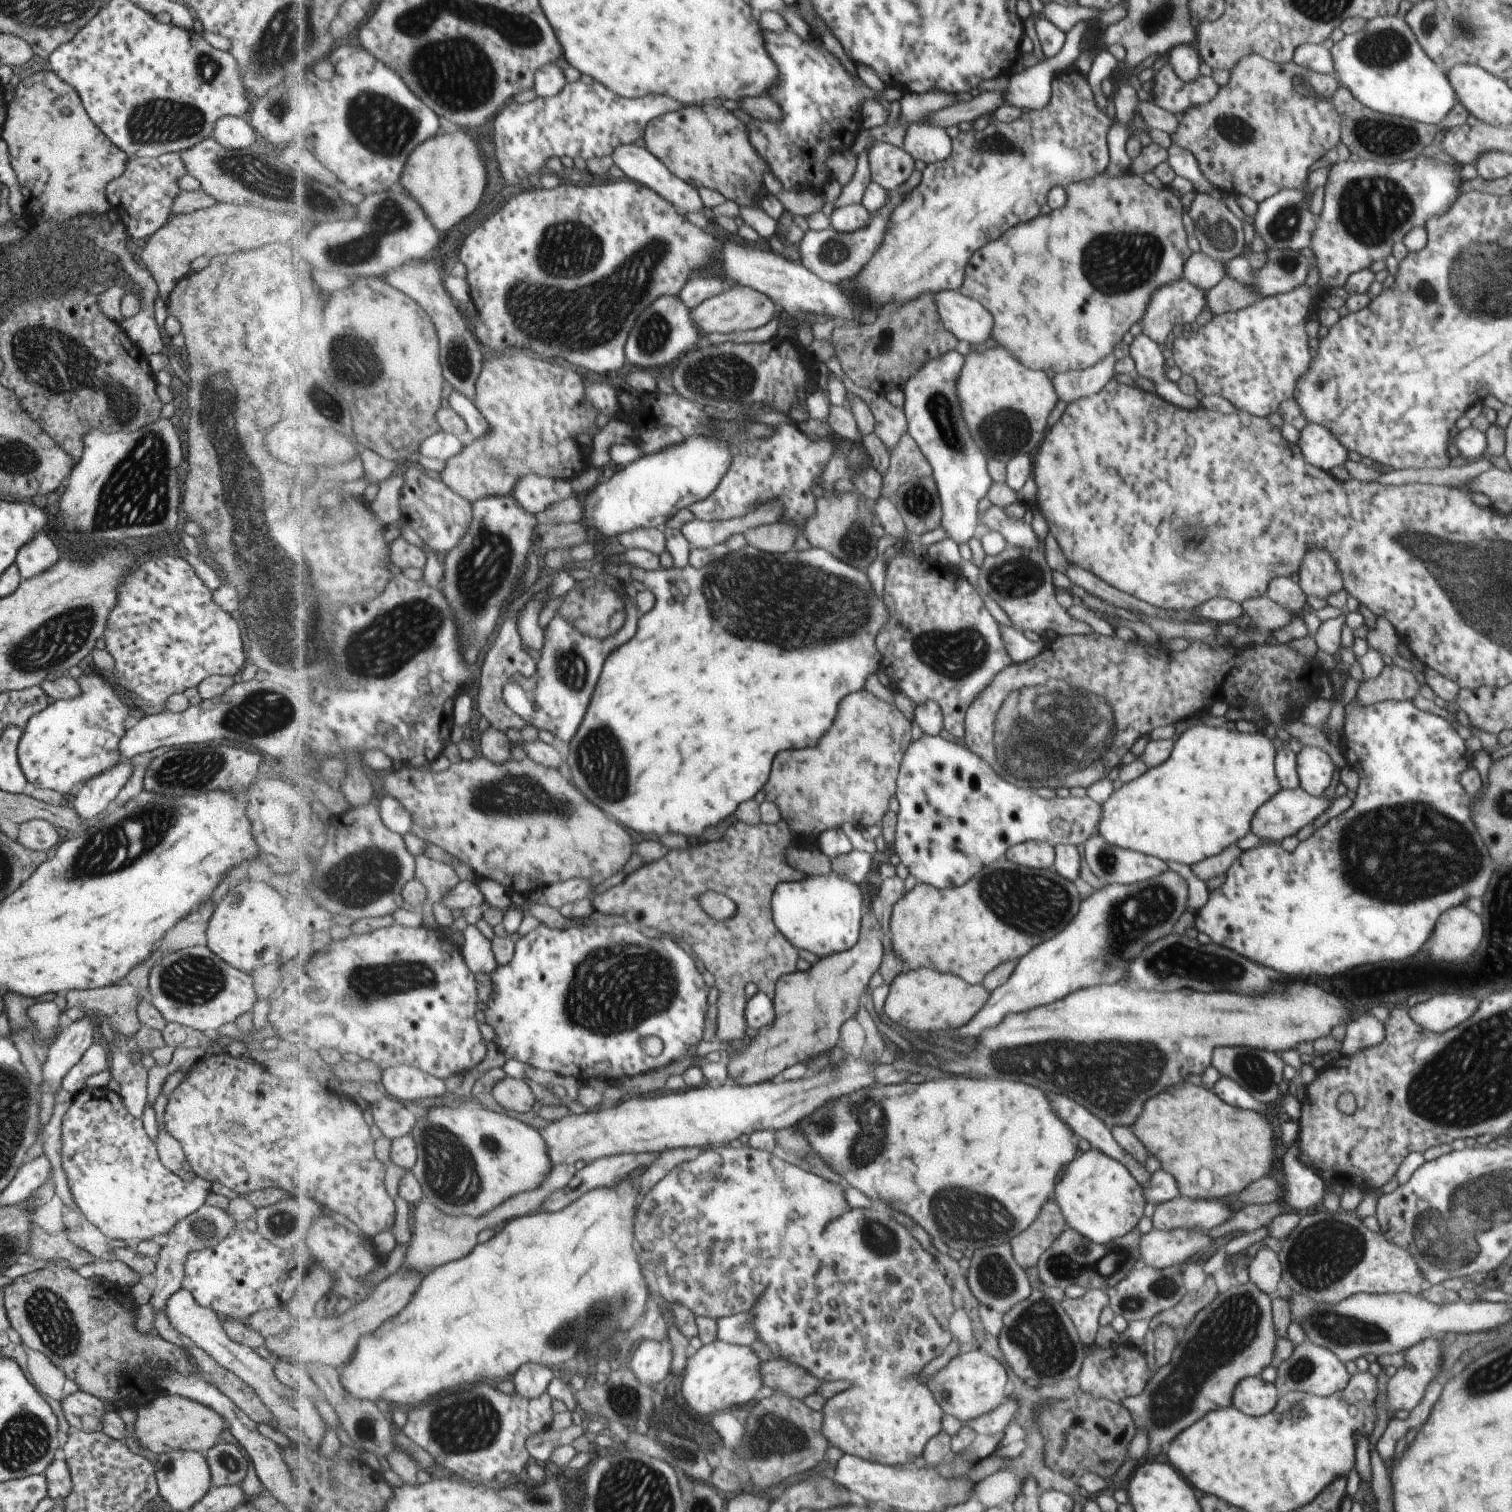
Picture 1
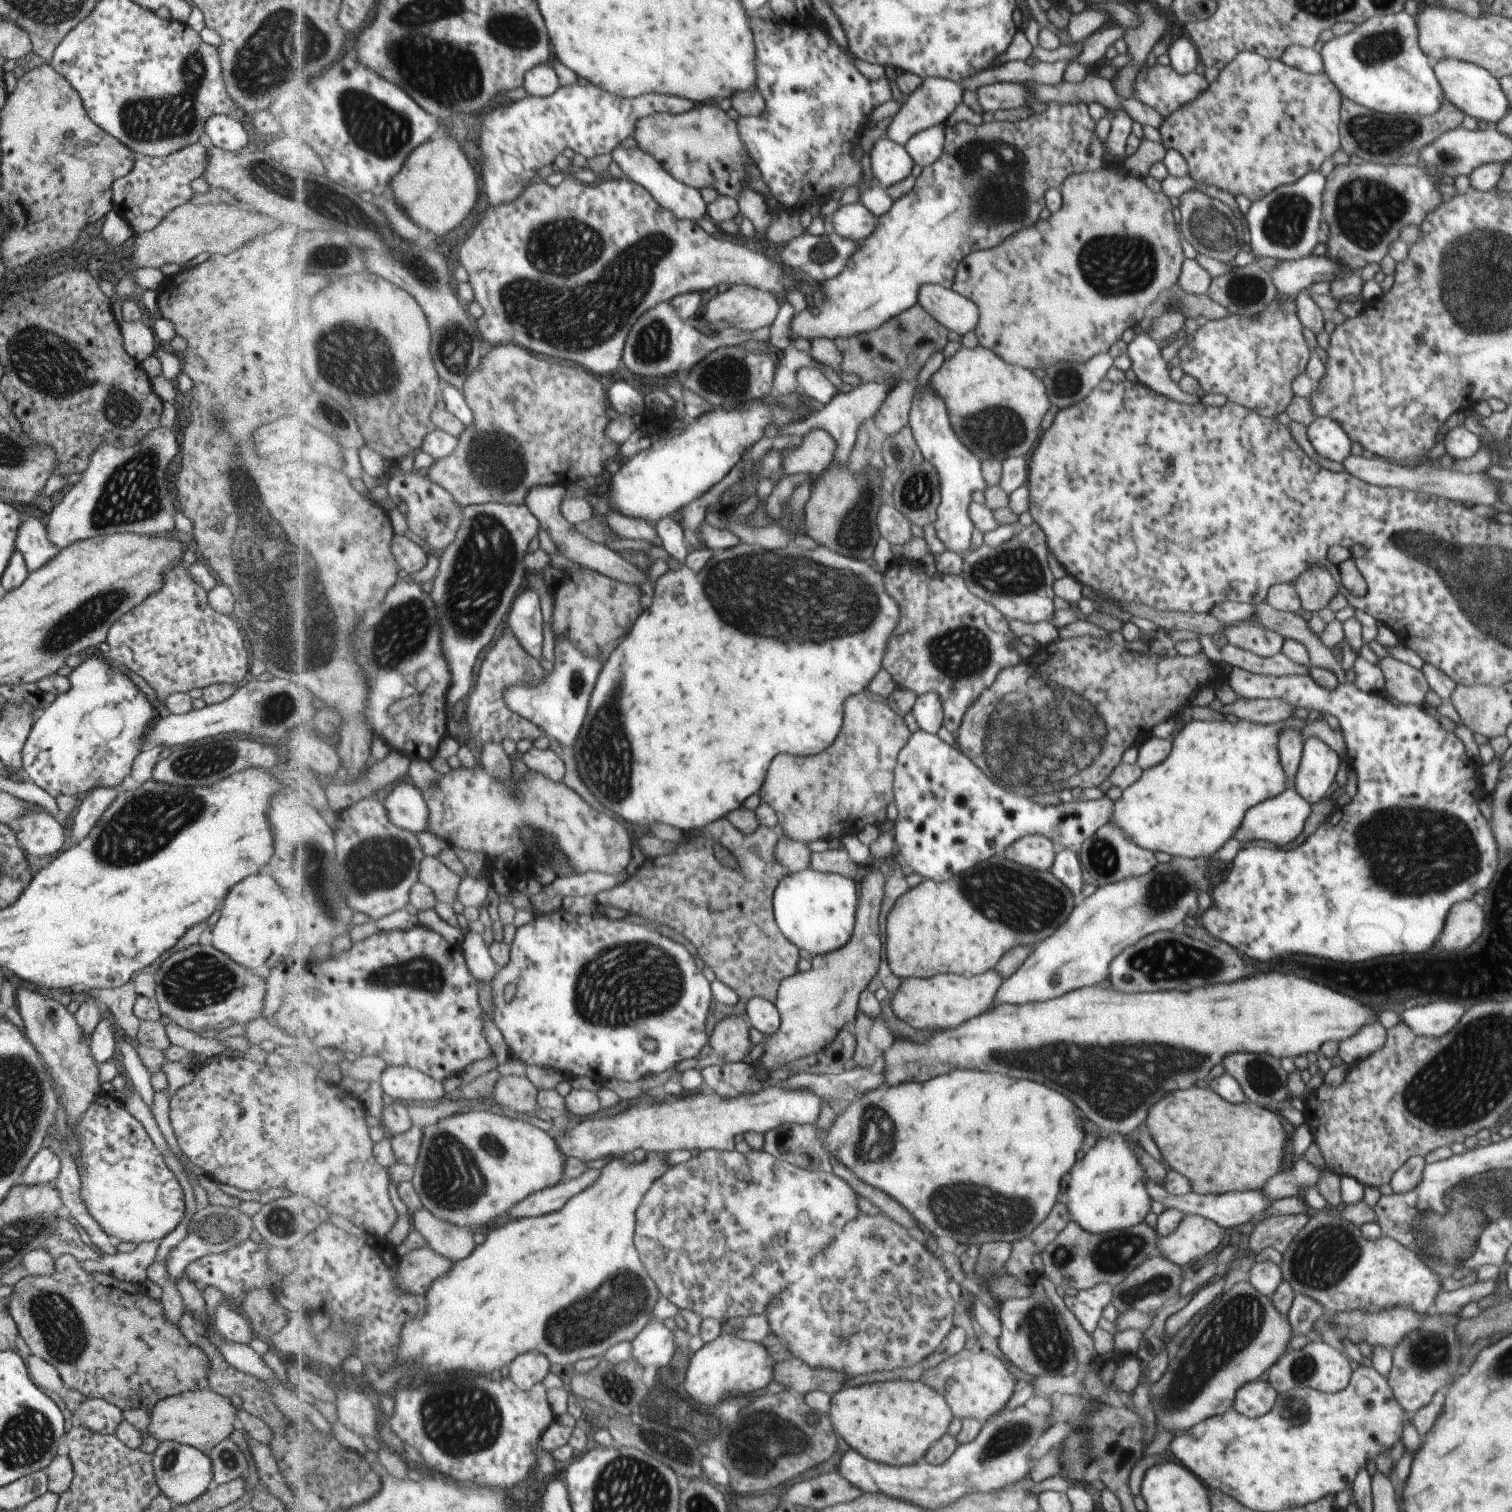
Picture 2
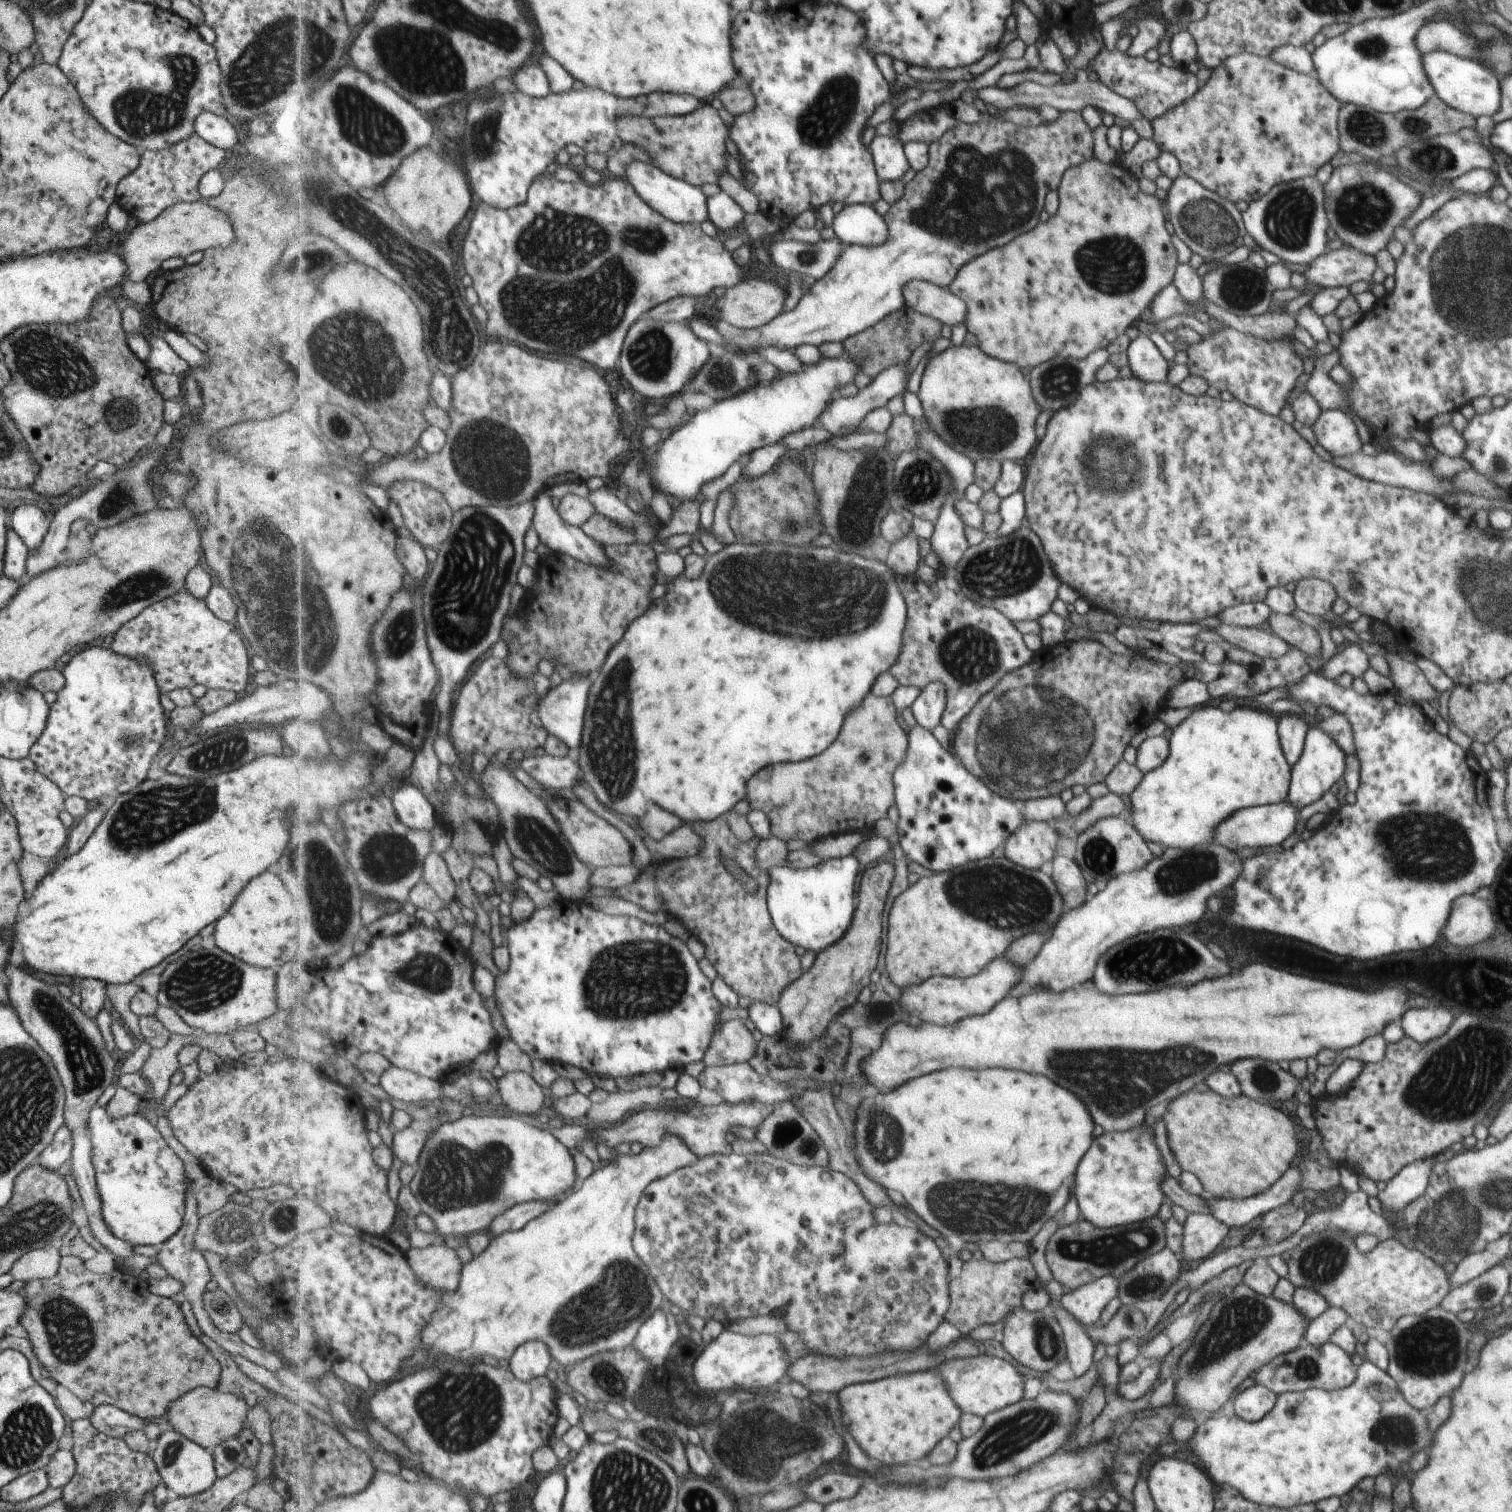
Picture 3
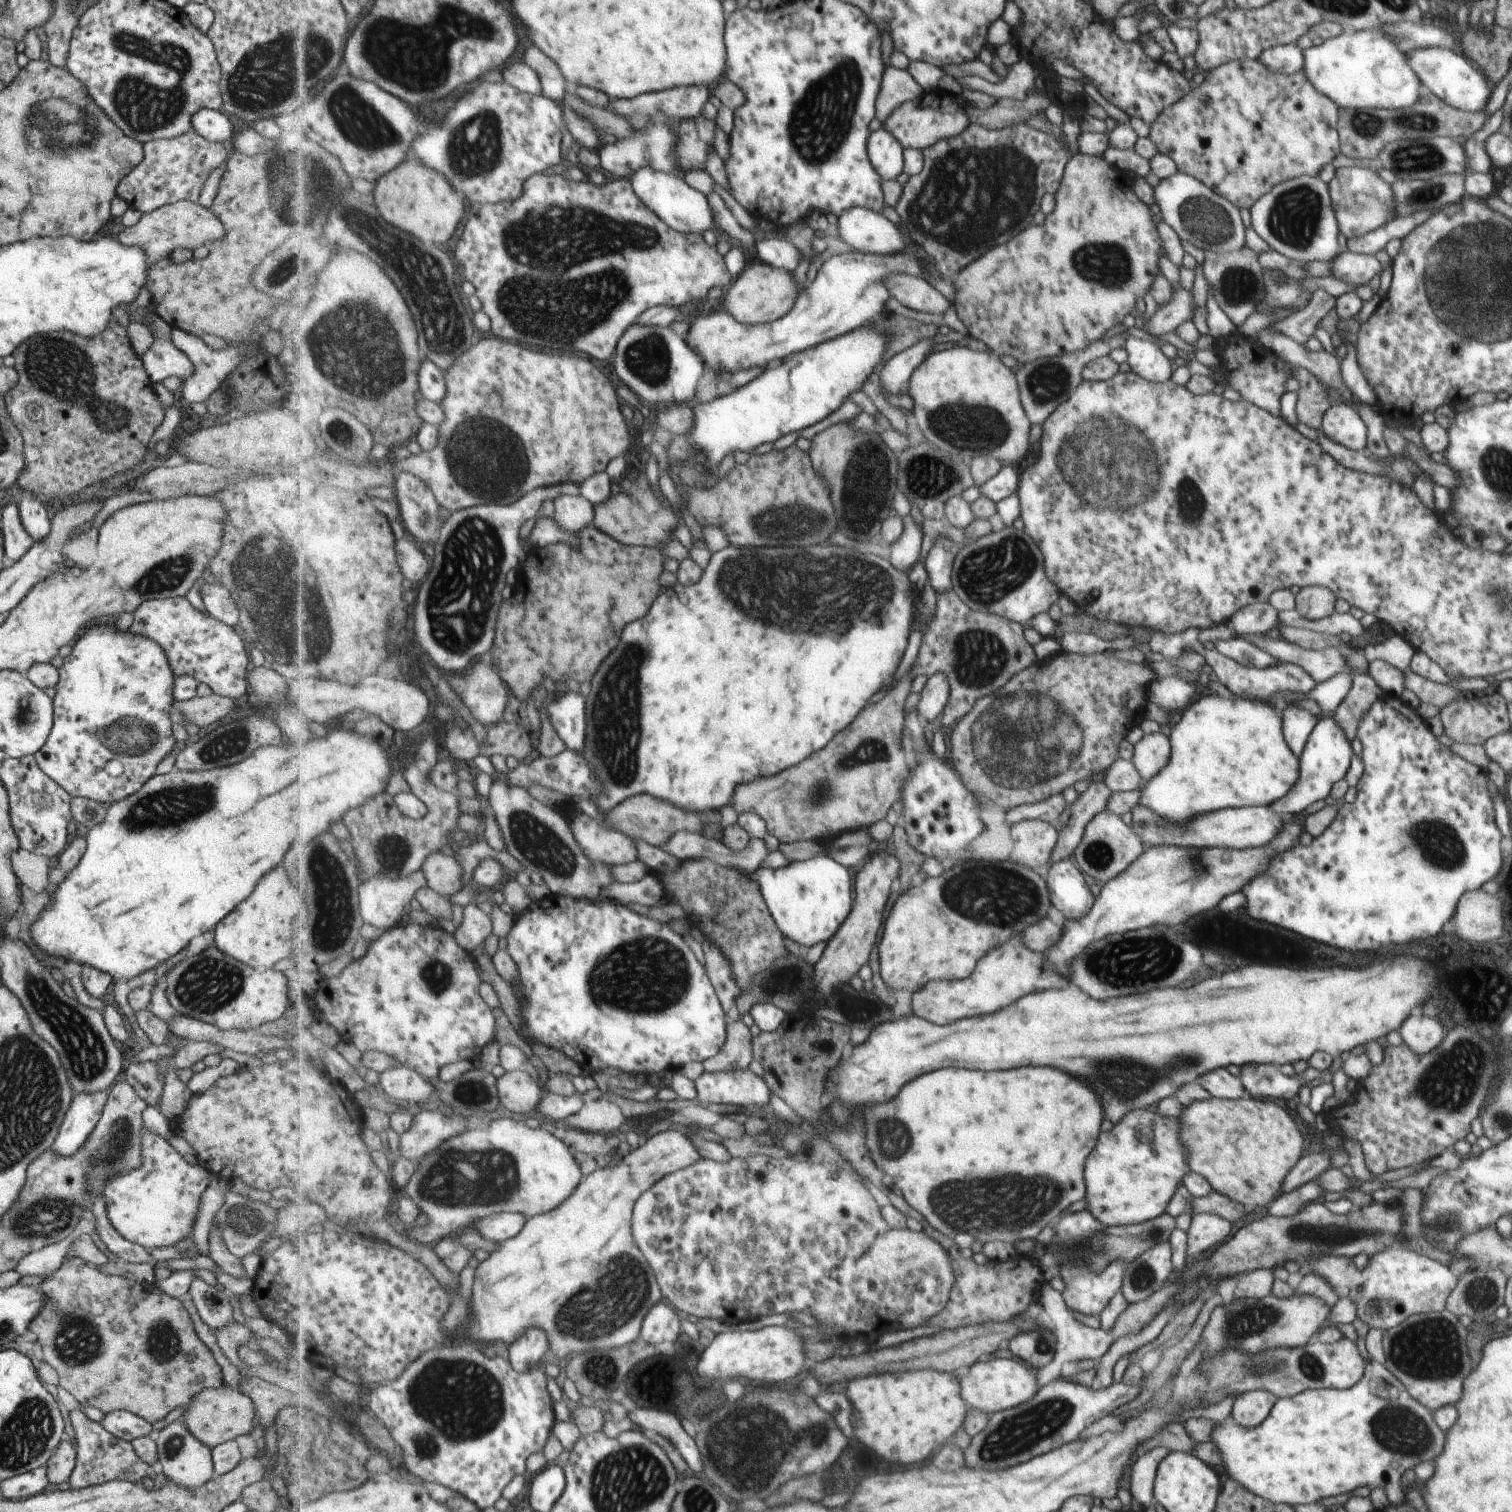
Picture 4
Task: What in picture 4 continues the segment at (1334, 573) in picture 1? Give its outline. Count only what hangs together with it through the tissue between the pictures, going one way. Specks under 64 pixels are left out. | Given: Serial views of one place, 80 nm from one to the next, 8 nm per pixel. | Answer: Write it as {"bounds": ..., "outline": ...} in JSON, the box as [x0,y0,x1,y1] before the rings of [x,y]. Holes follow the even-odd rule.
{"bounds":[1294,587,1333,620],"outline":[[[1301,587],[1294,595],[1294,608],[1303,618],[1317,620],[1330,617],[1333,612],[1333,593],[1327,587]]]}

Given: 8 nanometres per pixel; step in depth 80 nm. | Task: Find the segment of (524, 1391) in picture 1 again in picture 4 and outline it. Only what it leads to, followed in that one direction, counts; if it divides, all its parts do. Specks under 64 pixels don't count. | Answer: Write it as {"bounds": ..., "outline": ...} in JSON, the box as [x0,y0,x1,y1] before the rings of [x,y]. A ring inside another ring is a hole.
{"bounds":[508,1328,550,1371],"outline":[[[527,1328],[525,1336],[514,1340],[509,1346],[508,1358],[519,1371],[528,1371],[533,1367],[543,1366],[545,1352],[550,1348],[546,1330]]]}

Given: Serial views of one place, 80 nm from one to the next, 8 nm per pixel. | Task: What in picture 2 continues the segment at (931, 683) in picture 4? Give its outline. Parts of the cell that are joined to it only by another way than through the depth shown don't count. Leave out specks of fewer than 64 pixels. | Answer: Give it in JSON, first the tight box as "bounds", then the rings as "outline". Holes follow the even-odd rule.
{"bounds":[911,691,944,735],"outline":[[[935,691],[921,695],[911,710],[919,728],[936,735],[944,726],[944,704]]]}

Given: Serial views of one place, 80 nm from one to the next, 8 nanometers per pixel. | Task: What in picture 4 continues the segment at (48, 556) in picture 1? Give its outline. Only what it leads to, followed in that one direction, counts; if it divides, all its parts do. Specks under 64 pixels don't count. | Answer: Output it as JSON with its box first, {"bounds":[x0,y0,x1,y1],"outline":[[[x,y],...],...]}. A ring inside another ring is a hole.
{"bounds":[16,490,51,542],"outline":[[[23,490],[16,507],[23,528],[34,542],[38,542],[50,532],[51,525],[45,506],[37,498],[33,498],[31,492]]]}

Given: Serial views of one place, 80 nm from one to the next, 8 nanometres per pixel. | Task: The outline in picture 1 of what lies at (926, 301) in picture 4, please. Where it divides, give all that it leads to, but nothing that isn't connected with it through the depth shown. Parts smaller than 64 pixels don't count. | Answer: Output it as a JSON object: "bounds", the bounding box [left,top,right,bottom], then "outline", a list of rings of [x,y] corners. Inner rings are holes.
{"bounds":[934,289,993,344],"outline":[[[943,289],[935,292],[934,305],[943,326],[958,340],[979,344],[993,336],[993,316],[975,299]]]}

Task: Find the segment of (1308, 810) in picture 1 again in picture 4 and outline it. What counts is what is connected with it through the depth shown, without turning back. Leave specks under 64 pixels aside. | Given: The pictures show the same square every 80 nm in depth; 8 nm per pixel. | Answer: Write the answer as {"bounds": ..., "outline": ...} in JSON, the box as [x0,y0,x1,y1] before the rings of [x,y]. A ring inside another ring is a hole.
{"bounds":[1130,805,1283,849],"outline":[[[1137,805],[1131,810],[1132,821],[1130,829],[1142,842],[1145,849],[1159,847],[1181,848],[1213,848],[1246,849],[1261,846],[1274,837],[1280,829],[1283,815],[1271,812],[1262,806],[1258,807],[1227,807],[1210,813],[1194,814],[1192,819],[1179,822],[1166,821],[1155,811],[1143,805]]]}

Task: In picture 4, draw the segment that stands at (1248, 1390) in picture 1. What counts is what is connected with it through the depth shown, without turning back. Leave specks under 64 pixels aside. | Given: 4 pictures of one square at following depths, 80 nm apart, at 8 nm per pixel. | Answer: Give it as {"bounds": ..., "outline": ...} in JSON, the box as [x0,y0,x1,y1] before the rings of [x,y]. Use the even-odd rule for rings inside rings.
{"bounds":[1231,1391,1275,1428],"outline":[[[1247,1391],[1232,1402],[1231,1418],[1242,1427],[1251,1428],[1261,1425],[1270,1414],[1275,1402],[1270,1391]]]}

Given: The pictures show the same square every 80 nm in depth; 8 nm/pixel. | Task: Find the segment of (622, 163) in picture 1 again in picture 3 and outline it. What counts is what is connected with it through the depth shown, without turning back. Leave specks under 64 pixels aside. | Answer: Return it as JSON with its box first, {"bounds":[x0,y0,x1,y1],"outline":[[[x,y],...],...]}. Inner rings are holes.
{"bounds":[627,161,709,225],"outline":[[[641,161],[628,163],[627,174],[643,200],[650,203],[664,217],[681,224],[699,225],[703,224],[707,219],[709,220],[708,197],[701,192],[700,187],[666,173],[654,164],[647,164]]]}

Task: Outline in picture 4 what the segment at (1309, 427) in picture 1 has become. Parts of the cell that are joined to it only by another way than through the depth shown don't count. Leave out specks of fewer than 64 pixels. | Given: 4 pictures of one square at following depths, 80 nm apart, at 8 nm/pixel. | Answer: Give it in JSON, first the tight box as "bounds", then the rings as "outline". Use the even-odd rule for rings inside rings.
{"bounds":[1319,403,1367,451],"outline":[[[1333,403],[1323,413],[1319,432],[1345,448],[1361,451],[1367,428],[1351,405]]]}

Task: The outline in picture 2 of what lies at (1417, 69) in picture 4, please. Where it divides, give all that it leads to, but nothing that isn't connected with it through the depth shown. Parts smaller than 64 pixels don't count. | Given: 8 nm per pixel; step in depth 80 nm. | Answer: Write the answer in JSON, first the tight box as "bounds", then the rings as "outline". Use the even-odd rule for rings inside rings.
{"bounds":[1433,58,1509,126],"outline":[[[1442,58],[1435,61],[1433,69],[1435,78],[1441,84],[1445,100],[1475,121],[1483,120],[1495,126],[1509,110],[1507,99],[1498,85],[1498,79],[1483,67],[1459,59]]]}

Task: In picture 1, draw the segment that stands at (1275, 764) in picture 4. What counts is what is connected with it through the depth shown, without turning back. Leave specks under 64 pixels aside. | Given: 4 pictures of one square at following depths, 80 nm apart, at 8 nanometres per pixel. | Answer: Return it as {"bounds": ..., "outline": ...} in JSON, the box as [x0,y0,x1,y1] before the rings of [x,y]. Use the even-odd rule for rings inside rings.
{"bounds":[1097,724,1281,865],"outline":[[[1190,724],[1173,743],[1173,748],[1167,757],[1167,760],[1161,762],[1157,766],[1148,768],[1140,777],[1123,783],[1115,792],[1110,794],[1110,797],[1101,805],[1102,817],[1098,822],[1097,832],[1110,844],[1121,847],[1122,849],[1131,849],[1141,854],[1154,856],[1159,860],[1174,860],[1181,864],[1193,865],[1199,860],[1207,858],[1209,854],[1216,855],[1225,849],[1227,846],[1233,845],[1243,838],[1250,830],[1250,822],[1253,816],[1265,802],[1269,801],[1274,796],[1275,792],[1281,787],[1277,784],[1277,775],[1273,772],[1273,750],[1272,740],[1267,736],[1263,736],[1263,731],[1257,730],[1257,734],[1247,734],[1247,732],[1239,732],[1232,726],[1205,726],[1205,724]]]}

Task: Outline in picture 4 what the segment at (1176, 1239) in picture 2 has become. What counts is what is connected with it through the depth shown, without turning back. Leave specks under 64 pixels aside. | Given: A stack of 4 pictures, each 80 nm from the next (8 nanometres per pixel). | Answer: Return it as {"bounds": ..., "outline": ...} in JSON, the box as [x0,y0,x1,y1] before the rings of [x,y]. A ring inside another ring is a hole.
{"bounds":[1186,1213,1231,1258],"outline":[[[1195,1213],[1186,1231],[1186,1255],[1195,1258],[1215,1244],[1221,1244],[1231,1230],[1231,1224],[1213,1213]]]}

